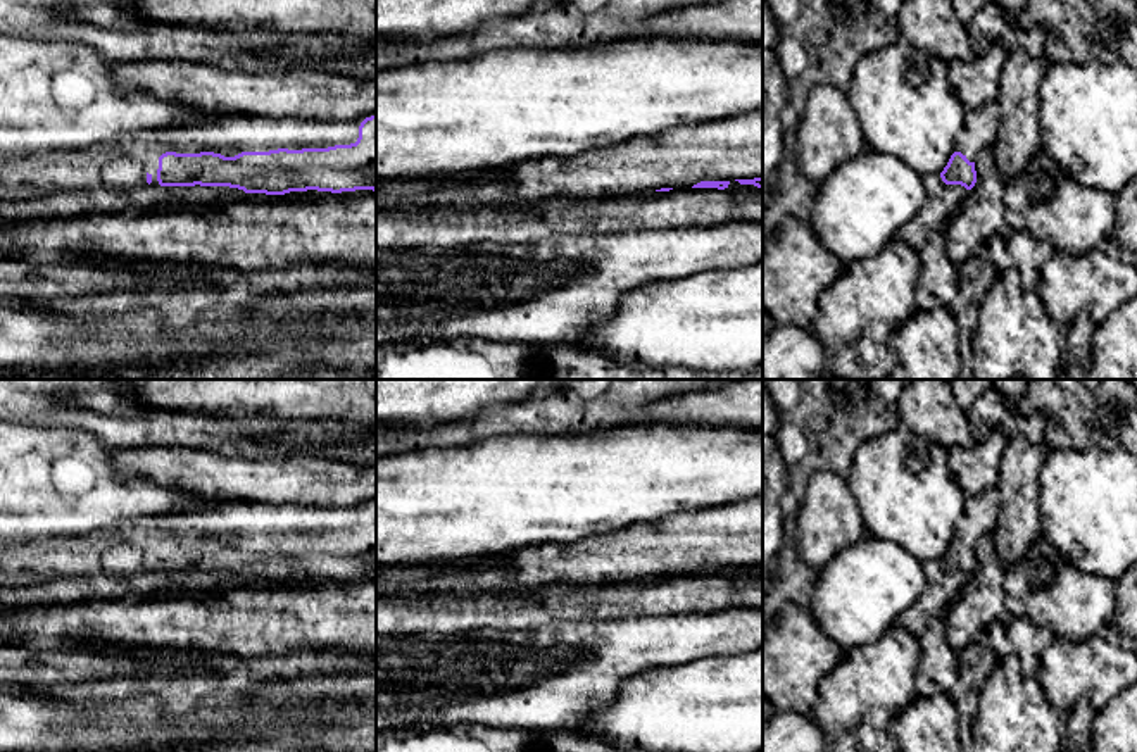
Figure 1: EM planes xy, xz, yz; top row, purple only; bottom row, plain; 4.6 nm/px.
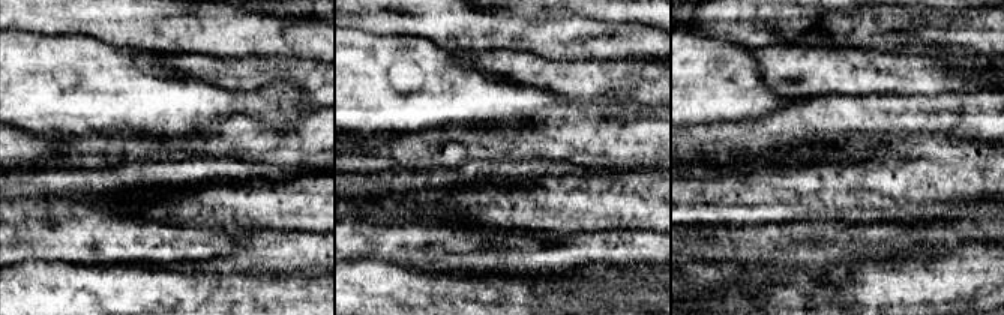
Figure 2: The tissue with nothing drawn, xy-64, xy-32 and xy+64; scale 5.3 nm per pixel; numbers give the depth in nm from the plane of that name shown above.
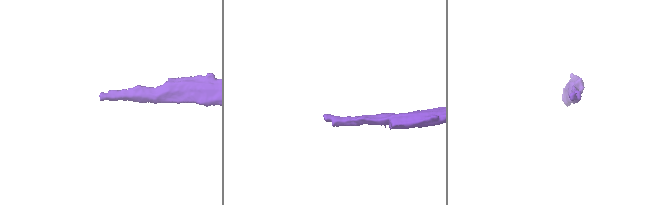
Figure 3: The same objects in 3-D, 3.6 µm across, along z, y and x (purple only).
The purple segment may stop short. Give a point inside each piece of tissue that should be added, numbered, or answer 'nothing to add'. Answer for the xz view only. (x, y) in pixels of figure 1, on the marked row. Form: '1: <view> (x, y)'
nothing to add

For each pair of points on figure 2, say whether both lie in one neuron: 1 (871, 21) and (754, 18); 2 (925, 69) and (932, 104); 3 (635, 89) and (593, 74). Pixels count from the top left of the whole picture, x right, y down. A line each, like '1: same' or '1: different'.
1: different
2: different
3: same

